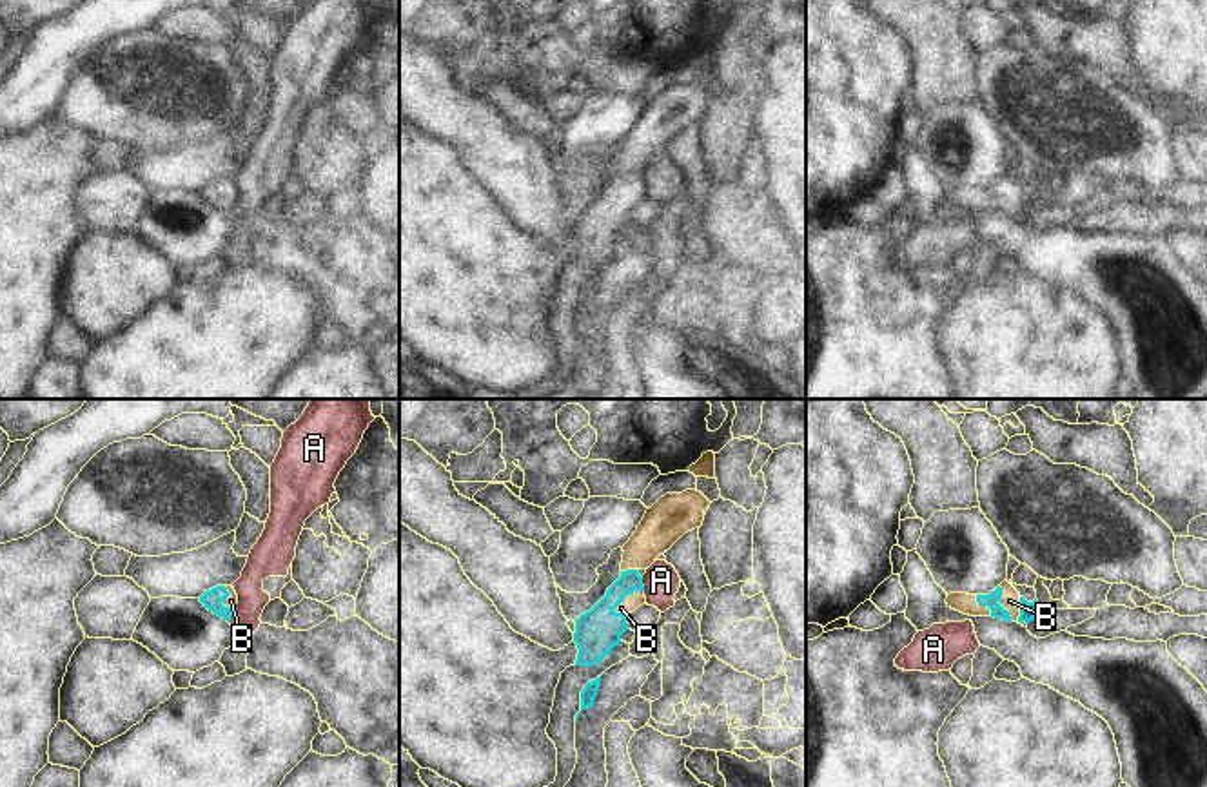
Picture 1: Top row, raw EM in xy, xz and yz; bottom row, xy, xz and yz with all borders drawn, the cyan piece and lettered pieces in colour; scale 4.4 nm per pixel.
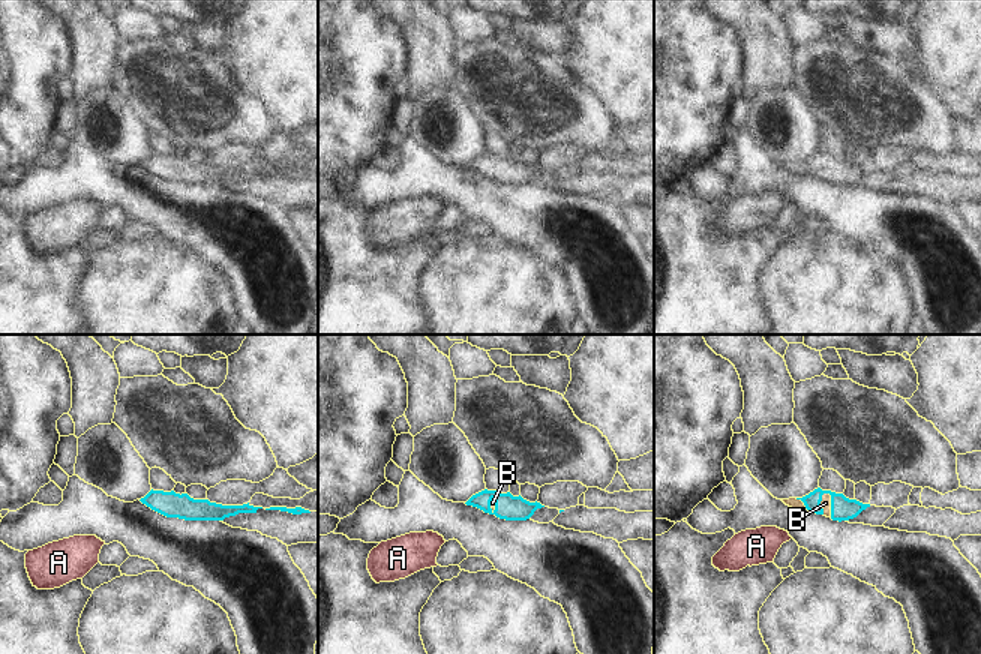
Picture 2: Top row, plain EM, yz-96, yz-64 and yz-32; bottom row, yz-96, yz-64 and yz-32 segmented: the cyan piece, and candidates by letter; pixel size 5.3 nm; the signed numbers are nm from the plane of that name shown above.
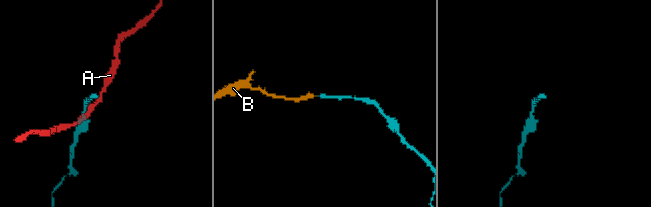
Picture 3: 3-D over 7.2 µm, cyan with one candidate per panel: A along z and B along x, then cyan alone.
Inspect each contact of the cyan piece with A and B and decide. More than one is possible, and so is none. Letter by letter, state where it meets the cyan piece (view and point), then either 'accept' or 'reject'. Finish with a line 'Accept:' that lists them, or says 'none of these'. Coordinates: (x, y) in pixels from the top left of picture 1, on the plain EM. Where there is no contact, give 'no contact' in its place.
A: xy (233, 205) | reject
B: xz (627, 187) | accept
Accept: B

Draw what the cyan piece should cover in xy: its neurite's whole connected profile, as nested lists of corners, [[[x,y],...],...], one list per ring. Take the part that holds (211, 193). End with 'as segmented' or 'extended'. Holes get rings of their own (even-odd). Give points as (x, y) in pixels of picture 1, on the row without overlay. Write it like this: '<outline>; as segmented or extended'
[[[216,180],[205,185],[200,190],[200,196],[212,205],[214,209],[221,210],[223,214],[231,214],[234,201],[238,198],[238,189],[232,180]]]; extended

